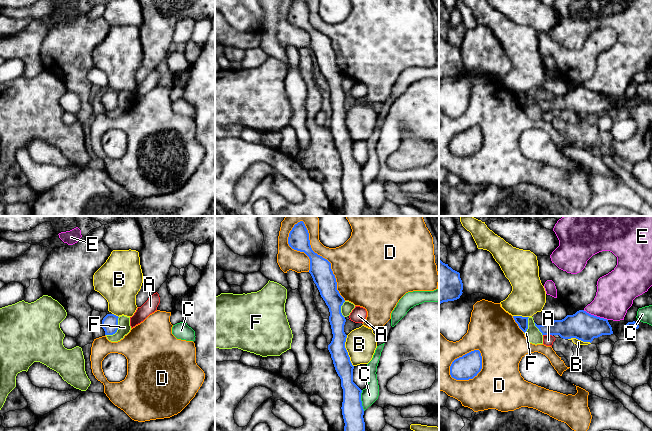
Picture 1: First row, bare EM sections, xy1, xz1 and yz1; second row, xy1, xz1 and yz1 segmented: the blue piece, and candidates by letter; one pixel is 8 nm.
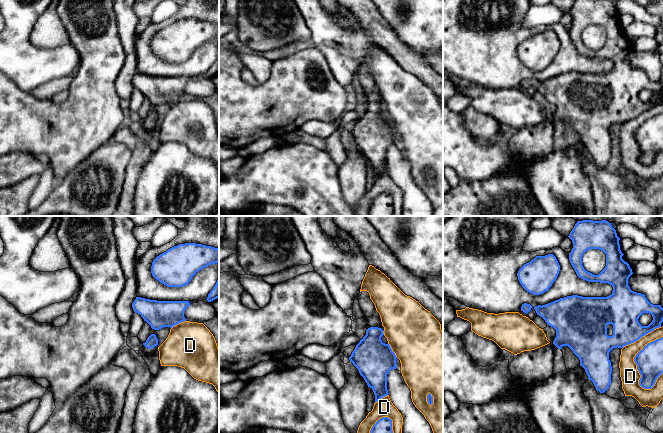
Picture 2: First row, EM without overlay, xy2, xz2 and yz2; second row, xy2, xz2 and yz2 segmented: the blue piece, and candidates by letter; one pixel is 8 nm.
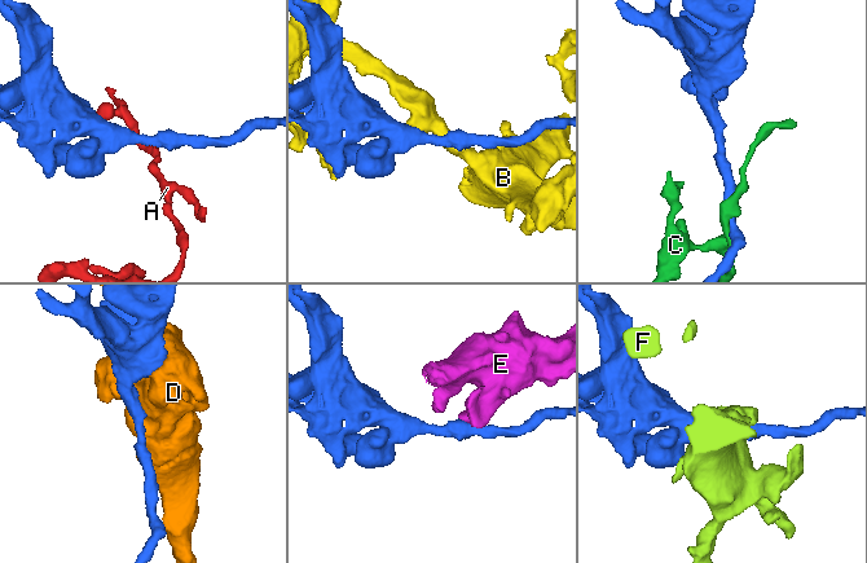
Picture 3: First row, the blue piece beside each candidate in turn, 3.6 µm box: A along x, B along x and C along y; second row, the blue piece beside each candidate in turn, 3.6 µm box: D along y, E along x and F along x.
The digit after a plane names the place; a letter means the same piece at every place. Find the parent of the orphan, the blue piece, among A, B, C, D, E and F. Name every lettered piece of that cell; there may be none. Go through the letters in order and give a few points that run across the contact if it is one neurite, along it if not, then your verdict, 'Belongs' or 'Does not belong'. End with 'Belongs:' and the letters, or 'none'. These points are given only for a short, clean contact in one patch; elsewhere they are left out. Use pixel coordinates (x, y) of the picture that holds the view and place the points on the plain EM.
A: Line: yz1 (543, 110), (550, 110), (552, 112). Does not belong
B: Does not belong
C: Does not belong
D: Does not belong
E: Line: yz1 (583, 86), (607, 96). Does not belong
F: Line: xy1 (119, 93), (117, 106), (112, 110), (106, 111). Does not belong
Belongs: none

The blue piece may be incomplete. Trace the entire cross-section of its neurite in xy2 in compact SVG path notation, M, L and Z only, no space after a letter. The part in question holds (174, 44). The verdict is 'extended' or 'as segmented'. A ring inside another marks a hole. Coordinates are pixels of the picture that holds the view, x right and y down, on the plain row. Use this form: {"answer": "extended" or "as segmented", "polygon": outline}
{"answer": "as segmented", "polygon": "M196 19L179 20L157 32L151 42L152 52L167 63L187 61L201 45L219 40L219 25Z"}

